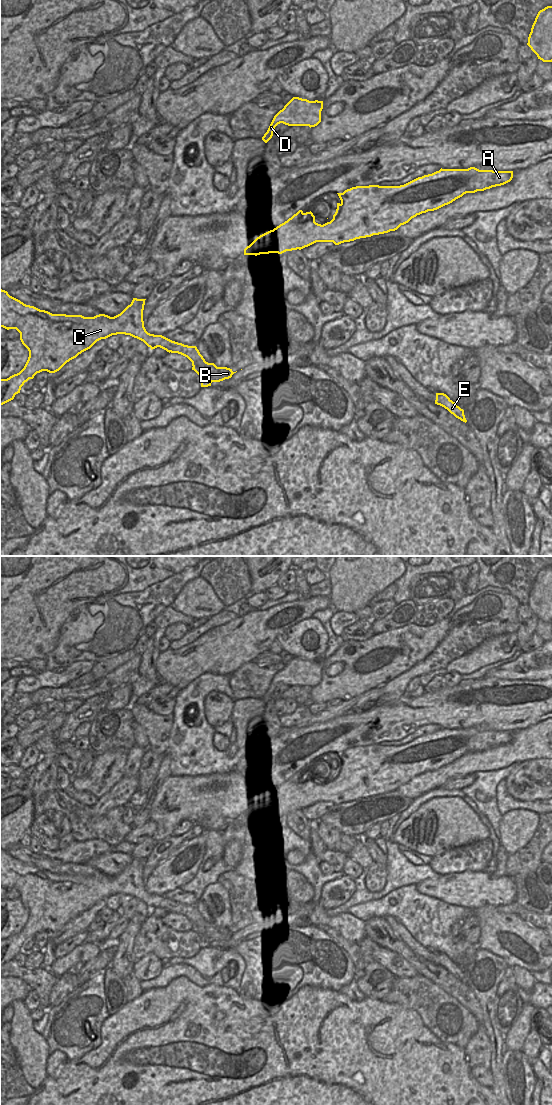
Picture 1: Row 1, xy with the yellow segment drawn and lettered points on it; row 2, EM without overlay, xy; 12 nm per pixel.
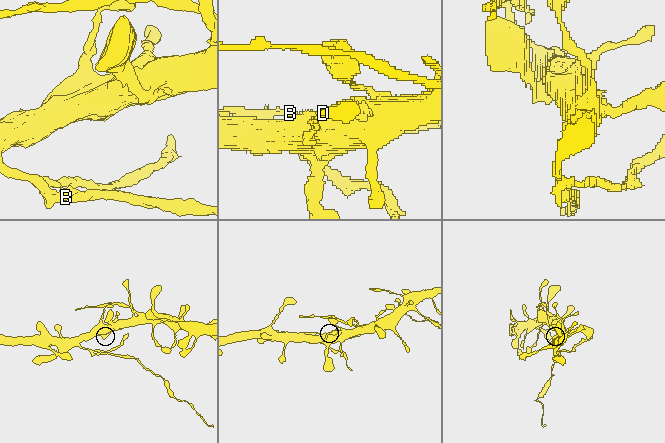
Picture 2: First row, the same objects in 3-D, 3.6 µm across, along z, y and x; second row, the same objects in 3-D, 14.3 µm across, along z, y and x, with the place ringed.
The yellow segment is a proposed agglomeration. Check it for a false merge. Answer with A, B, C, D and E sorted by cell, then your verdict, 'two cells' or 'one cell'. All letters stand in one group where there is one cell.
A C D / B E | two cells

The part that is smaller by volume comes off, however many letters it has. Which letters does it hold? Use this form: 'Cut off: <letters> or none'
Cut off: B, E

